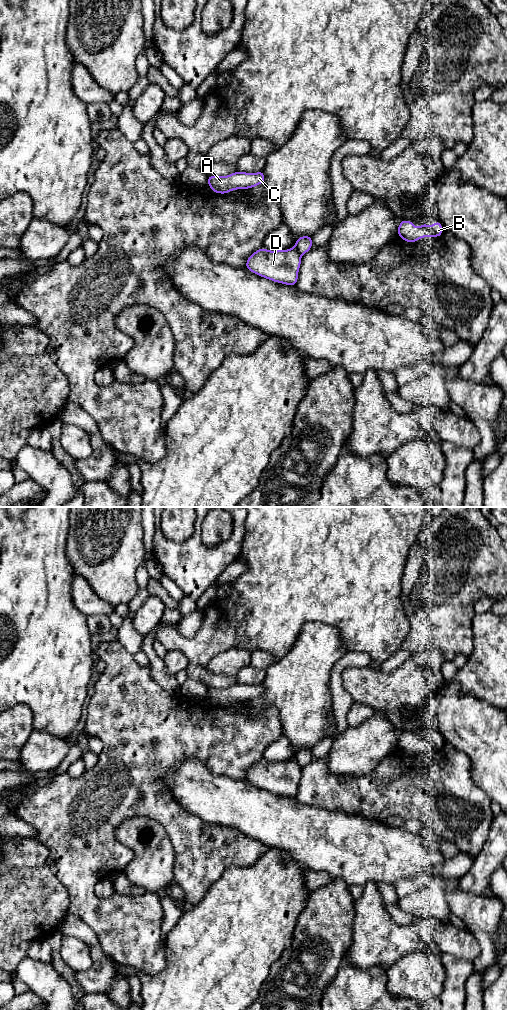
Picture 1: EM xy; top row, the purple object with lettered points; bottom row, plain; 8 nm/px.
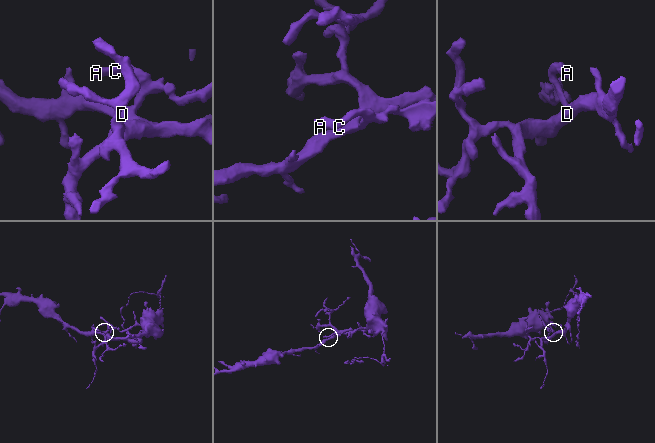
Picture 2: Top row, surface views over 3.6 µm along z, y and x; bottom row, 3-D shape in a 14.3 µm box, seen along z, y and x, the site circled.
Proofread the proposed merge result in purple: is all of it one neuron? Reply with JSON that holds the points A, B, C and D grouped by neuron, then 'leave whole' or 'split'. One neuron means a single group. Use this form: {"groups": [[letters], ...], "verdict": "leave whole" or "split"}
{"groups": [["A", "B", "C"], ["D"]], "verdict": "split"}

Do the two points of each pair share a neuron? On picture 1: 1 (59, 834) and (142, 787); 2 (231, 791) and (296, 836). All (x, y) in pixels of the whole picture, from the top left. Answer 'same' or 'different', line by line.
1: same
2: same

